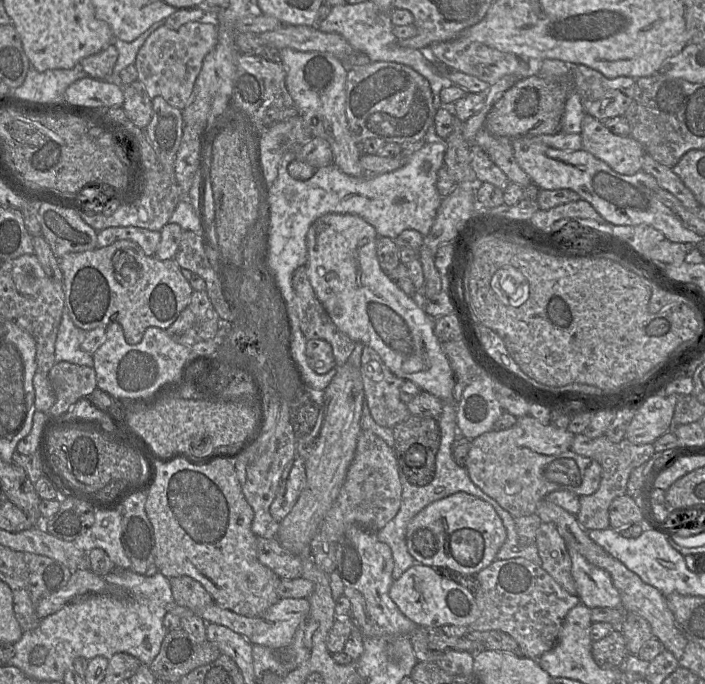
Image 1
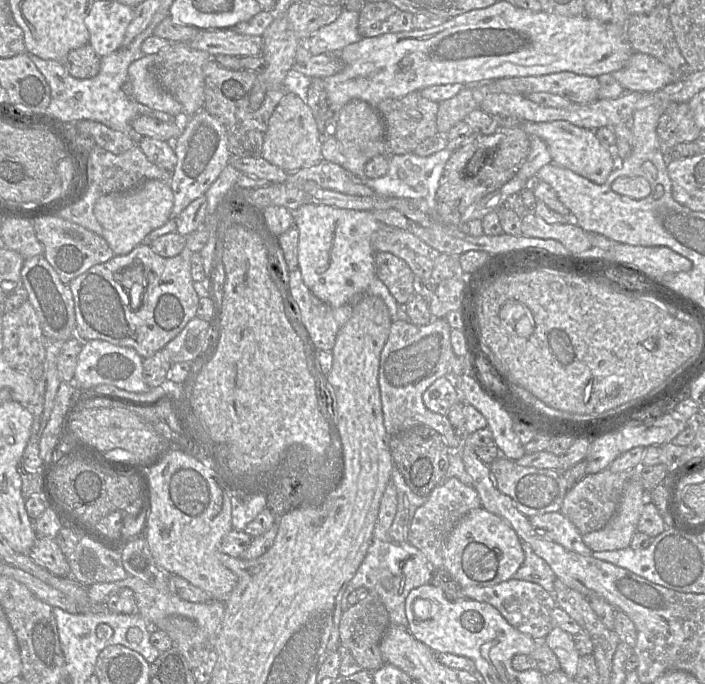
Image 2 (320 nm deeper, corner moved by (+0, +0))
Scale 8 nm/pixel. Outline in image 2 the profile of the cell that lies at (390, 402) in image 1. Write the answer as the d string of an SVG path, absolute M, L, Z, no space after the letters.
M444 318L432 319L428 324L417 326L410 321L392 321L388 339L381 351L378 383L383 412L383 423L389 435L415 425L426 425L437 431L451 450L458 450L462 440L459 439L447 417L427 409L422 400L425 390L438 378L451 373L451 359L456 357L450 341L451 327Z

